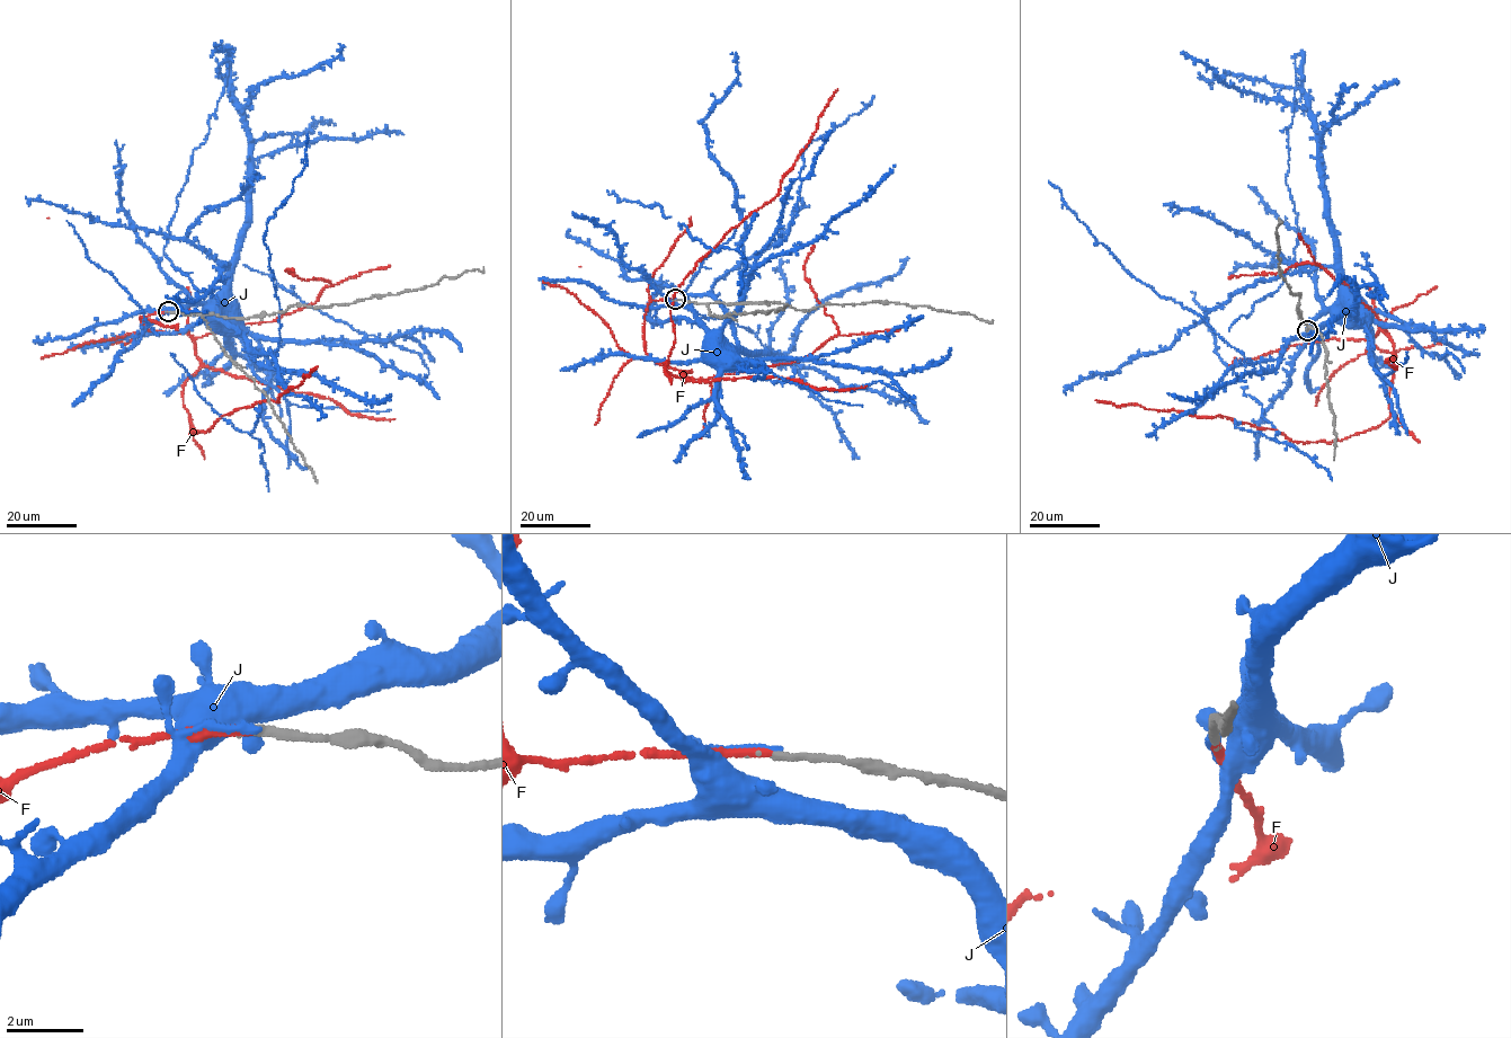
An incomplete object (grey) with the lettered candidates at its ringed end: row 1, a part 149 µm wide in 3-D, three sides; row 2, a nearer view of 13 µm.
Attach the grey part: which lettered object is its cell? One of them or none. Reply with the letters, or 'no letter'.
F

